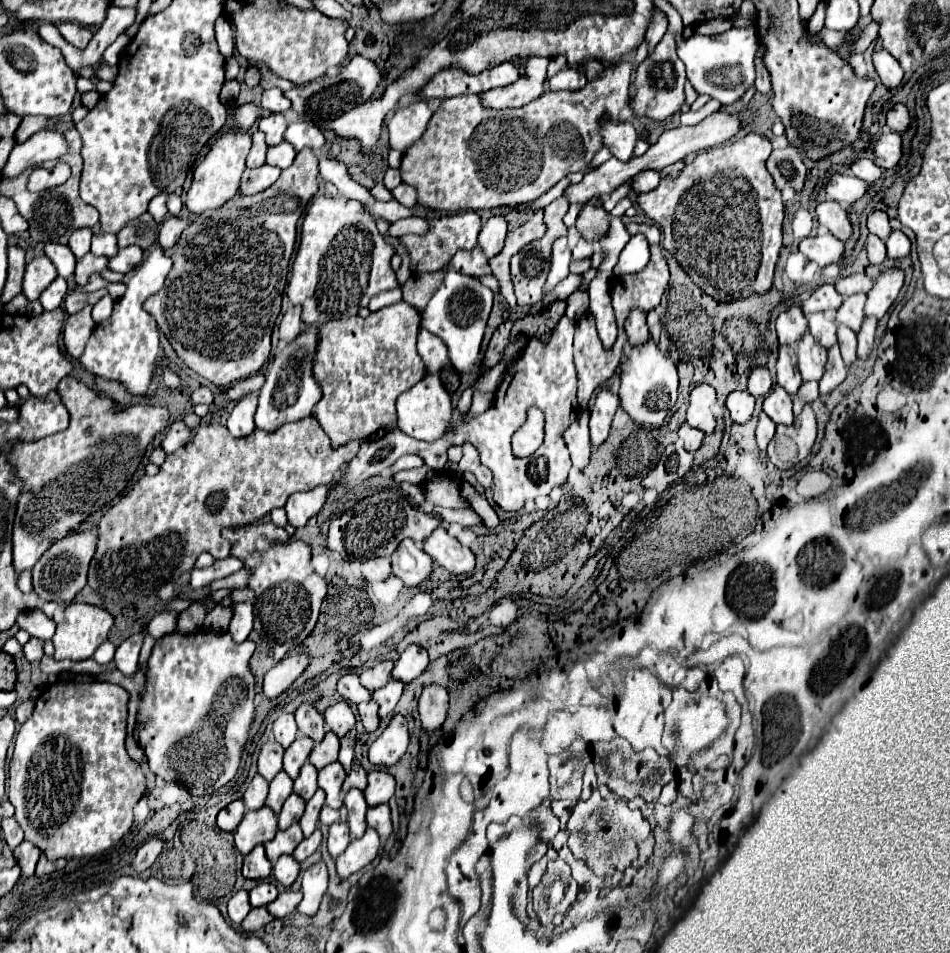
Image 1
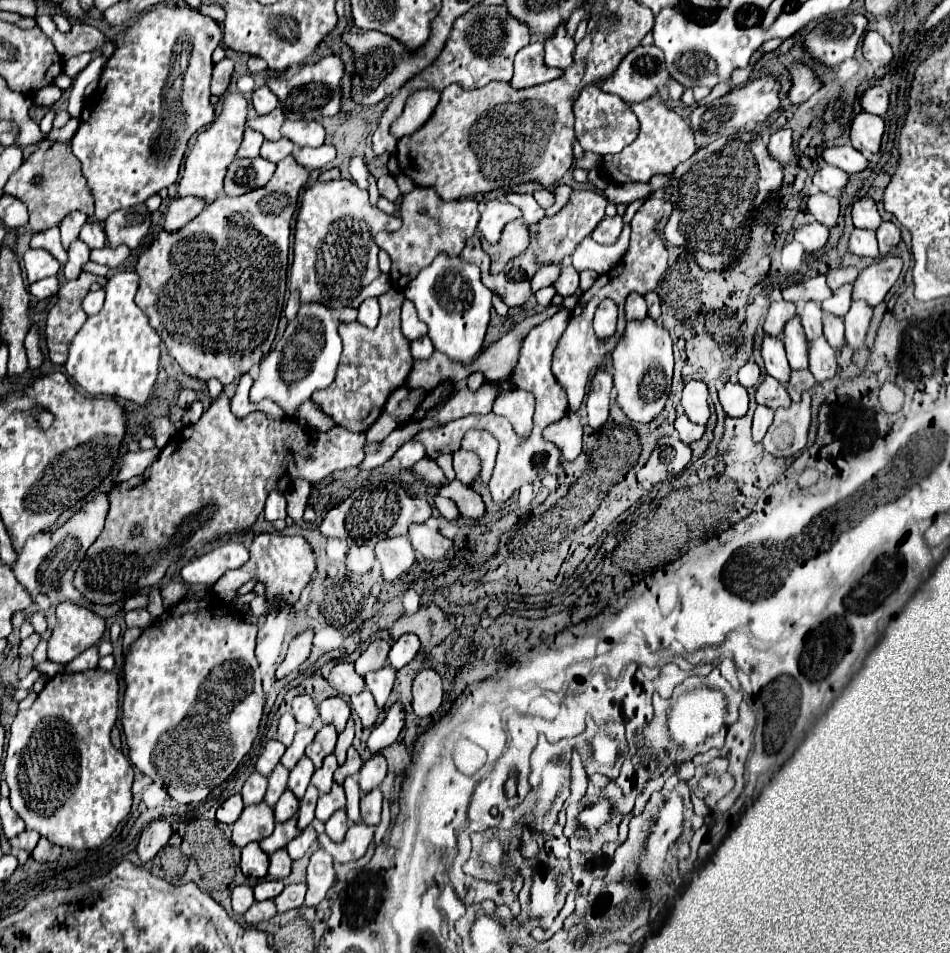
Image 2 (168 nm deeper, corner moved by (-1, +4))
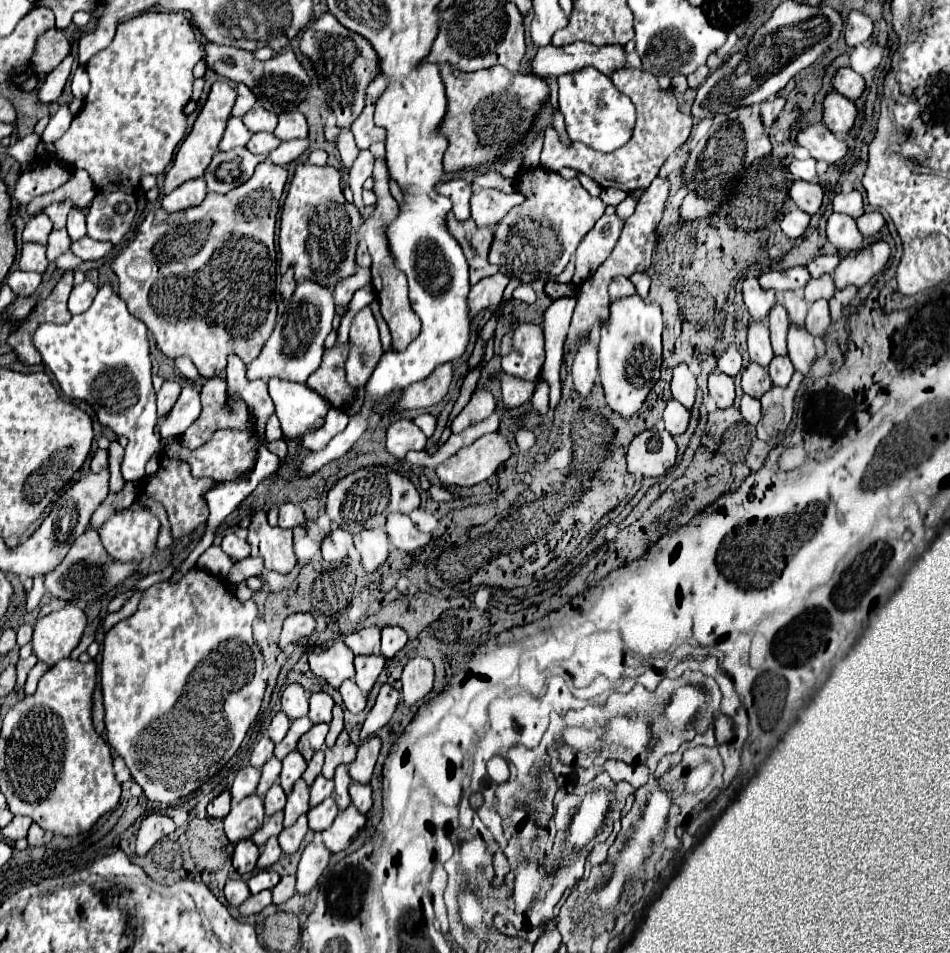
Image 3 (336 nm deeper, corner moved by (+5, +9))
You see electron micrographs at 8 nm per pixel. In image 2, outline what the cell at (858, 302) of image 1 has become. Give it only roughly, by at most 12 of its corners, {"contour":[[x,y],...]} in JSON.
{"contour":[[850,284],[840,286],[822,310],[844,316],[852,304]]}

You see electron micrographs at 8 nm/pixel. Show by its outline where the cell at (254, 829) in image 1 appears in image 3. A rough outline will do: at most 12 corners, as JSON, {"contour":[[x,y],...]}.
{"contour":[[258,795],[232,805],[224,833],[232,843],[252,837],[264,821]]}

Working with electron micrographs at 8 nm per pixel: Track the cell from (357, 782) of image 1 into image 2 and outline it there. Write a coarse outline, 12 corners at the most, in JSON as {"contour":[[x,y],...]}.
{"contour":[[348,748],[348,758],[334,772],[334,780],[342,784],[346,776],[356,776],[362,760],[356,748]]}

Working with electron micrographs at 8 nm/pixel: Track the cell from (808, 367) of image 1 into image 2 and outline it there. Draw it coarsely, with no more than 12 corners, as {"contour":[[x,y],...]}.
{"contour":[[794,316],[782,340],[792,370],[808,368],[808,340]]}

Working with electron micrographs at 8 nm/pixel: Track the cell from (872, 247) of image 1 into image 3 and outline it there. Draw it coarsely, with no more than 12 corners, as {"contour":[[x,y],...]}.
{"contour":[[832,213],[826,233],[830,243],[844,251],[864,245],[856,221]]}

